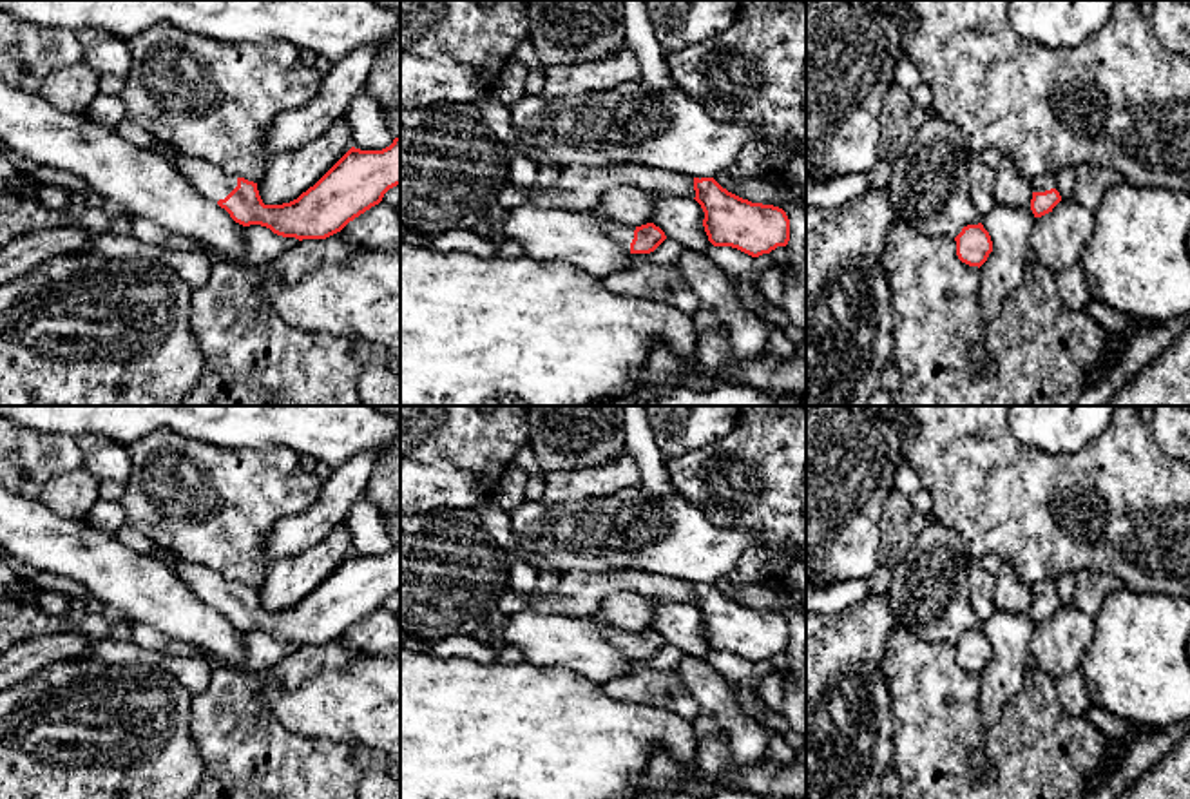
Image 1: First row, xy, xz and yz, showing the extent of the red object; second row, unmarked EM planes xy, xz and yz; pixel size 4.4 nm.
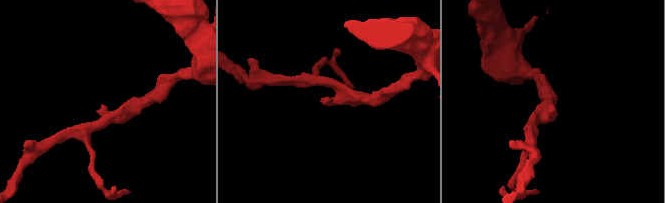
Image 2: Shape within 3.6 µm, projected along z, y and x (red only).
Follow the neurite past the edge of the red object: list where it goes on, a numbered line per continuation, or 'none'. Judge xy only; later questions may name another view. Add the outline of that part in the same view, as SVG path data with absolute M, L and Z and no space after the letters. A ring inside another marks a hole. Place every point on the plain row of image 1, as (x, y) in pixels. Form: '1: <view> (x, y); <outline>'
1: xy (207, 586); M165 547L165 553L172 558L170 569L176 571L190 585L196 596L208 605L217 609L237 592L237 582L223 580L214 571L187 562L168 547Z

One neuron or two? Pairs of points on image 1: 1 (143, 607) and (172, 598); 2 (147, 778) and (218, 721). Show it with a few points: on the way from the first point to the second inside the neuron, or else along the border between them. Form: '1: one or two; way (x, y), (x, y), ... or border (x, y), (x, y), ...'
1: one; way (151, 600), (165, 598)
2: two; border (192, 698), (191, 736), (203, 763), (201, 779)

